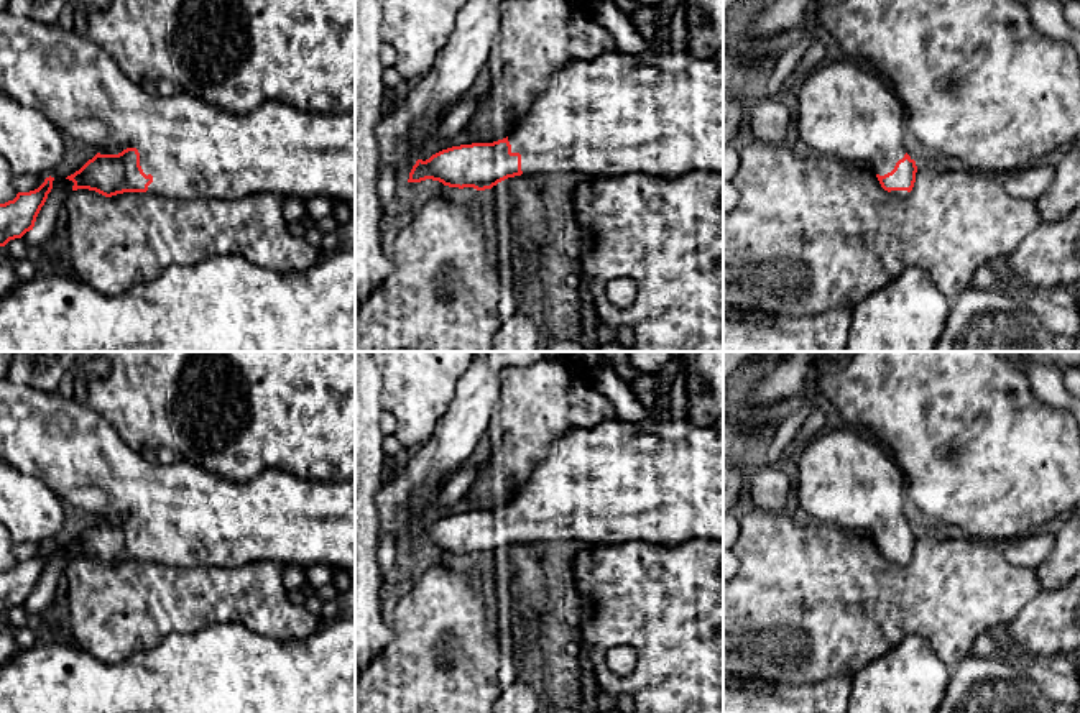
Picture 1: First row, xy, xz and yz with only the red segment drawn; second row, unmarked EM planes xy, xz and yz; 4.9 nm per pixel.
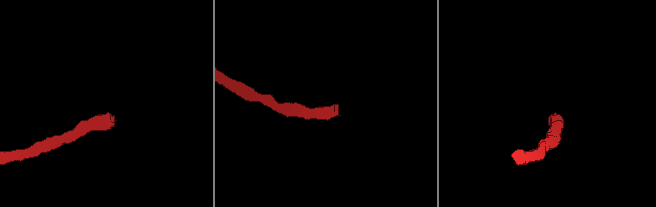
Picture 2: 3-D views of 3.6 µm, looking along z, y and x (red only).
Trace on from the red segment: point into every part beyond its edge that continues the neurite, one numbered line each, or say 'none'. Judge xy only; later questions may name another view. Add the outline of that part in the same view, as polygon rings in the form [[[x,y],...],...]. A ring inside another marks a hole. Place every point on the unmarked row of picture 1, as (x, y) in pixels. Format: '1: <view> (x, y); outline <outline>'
1: xy (191, 516); outline [[[0,378],[0,460],[46,483],[66,506],[100,522],[118,522],[136,516],[143,540],[153,544],[150,562],[176,567],[242,567],[252,562],[296,565],[304,570],[327,565],[355,572],[355,476],[342,483],[301,480],[279,468],[268,468],[248,481],[219,476],[194,462],[178,458],[174,465],[150,462],[132,448],[115,427],[79,398],[26,389]]]

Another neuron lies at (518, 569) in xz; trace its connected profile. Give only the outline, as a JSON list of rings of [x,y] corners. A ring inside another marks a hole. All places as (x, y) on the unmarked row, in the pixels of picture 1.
[[[521,542],[508,545],[490,557],[496,585],[505,596],[516,598],[531,619],[539,646],[547,651],[552,624],[546,619],[556,610],[549,598],[549,586],[542,572],[542,555],[547,542]]]

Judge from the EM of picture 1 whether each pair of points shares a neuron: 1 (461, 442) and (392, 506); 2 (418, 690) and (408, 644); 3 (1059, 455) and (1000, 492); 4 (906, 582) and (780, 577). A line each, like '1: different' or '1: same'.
1: same
2: same
3: same
4: same

